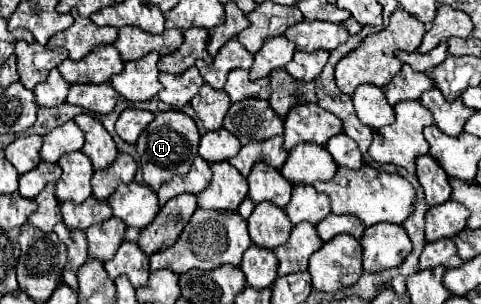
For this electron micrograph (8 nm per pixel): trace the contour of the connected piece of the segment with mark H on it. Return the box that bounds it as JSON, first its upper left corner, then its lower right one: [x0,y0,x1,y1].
[136,111,198,191]

